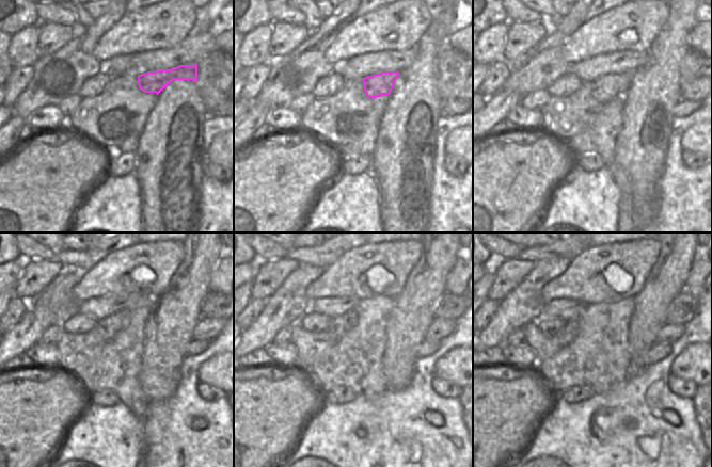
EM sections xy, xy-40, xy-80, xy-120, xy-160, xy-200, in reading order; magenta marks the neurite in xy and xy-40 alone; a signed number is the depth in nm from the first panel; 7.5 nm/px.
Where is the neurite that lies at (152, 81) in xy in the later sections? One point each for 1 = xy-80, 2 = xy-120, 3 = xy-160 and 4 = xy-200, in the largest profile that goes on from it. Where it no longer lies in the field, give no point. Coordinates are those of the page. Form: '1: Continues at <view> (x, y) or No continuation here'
1: Continues at xy-80 (604, 89)
2: Continues at xy-120 (107, 328)
3: Continues at xy-160 (341, 325)
4: Continues at xy-200 (570, 331).

